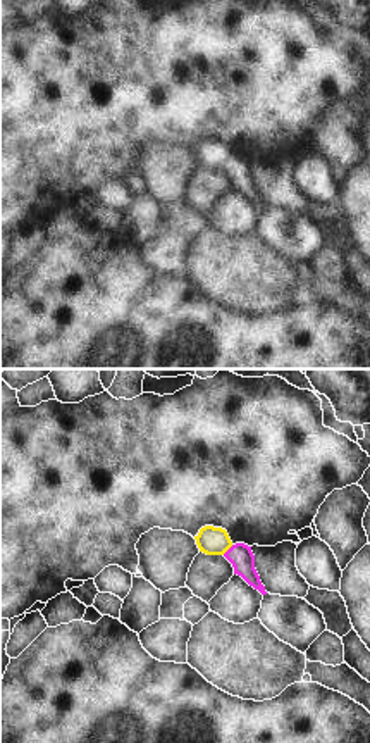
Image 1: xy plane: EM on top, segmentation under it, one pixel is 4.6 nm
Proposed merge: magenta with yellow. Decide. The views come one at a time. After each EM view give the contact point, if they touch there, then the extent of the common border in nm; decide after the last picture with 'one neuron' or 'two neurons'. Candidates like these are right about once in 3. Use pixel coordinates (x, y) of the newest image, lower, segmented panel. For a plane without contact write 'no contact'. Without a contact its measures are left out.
contact (229, 549); length 70 nm

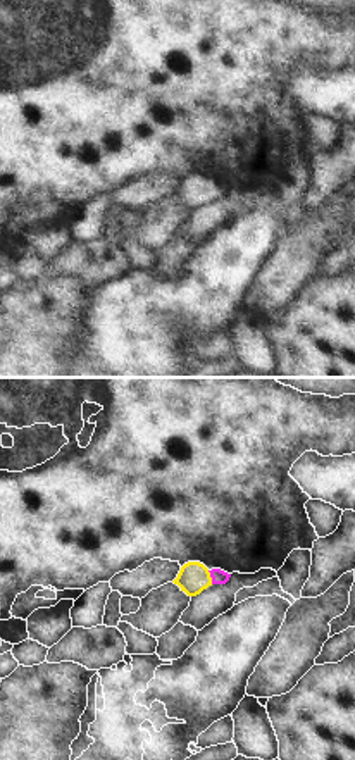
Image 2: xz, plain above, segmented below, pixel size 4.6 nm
contact (211, 576); length 70 nm

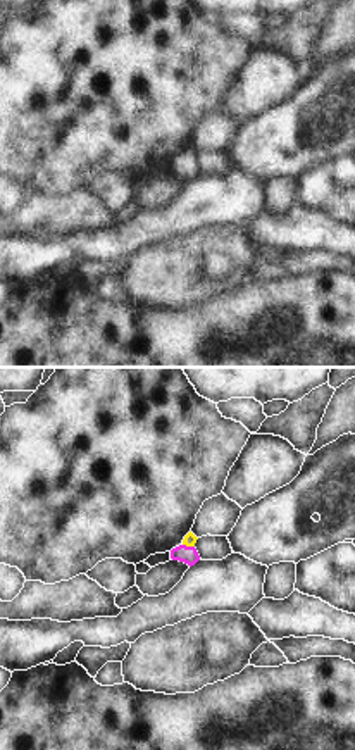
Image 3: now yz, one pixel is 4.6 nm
contact (188, 547); length 60 nm

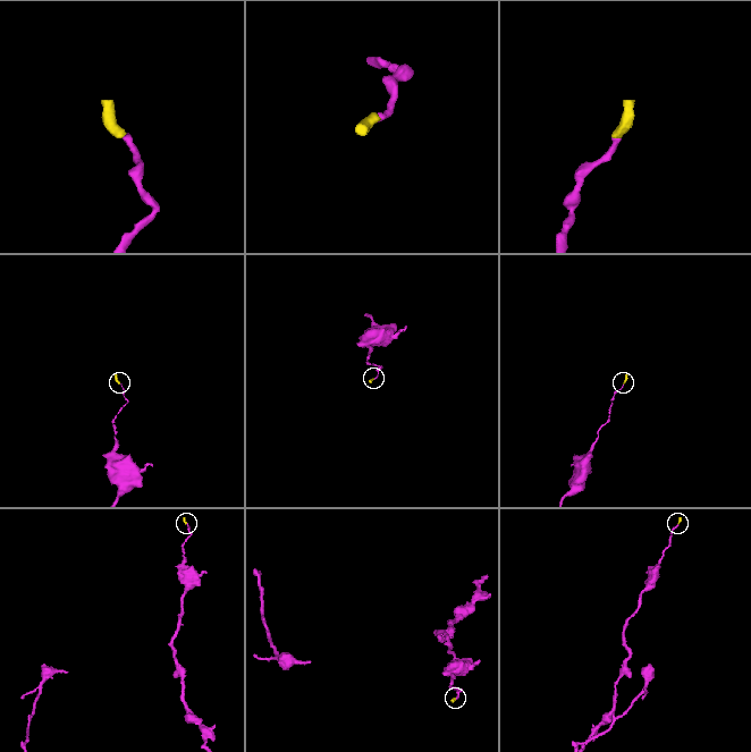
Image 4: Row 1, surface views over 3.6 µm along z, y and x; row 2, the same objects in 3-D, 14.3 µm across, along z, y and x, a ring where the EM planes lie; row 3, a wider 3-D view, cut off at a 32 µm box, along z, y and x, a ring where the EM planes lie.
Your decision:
one neuron

